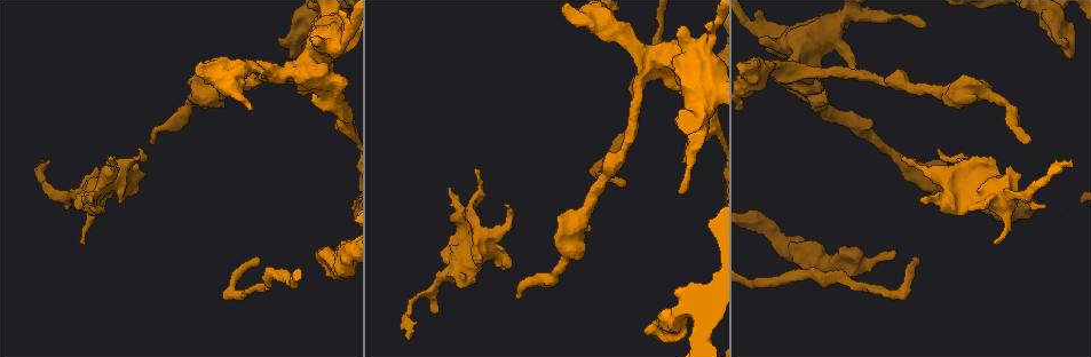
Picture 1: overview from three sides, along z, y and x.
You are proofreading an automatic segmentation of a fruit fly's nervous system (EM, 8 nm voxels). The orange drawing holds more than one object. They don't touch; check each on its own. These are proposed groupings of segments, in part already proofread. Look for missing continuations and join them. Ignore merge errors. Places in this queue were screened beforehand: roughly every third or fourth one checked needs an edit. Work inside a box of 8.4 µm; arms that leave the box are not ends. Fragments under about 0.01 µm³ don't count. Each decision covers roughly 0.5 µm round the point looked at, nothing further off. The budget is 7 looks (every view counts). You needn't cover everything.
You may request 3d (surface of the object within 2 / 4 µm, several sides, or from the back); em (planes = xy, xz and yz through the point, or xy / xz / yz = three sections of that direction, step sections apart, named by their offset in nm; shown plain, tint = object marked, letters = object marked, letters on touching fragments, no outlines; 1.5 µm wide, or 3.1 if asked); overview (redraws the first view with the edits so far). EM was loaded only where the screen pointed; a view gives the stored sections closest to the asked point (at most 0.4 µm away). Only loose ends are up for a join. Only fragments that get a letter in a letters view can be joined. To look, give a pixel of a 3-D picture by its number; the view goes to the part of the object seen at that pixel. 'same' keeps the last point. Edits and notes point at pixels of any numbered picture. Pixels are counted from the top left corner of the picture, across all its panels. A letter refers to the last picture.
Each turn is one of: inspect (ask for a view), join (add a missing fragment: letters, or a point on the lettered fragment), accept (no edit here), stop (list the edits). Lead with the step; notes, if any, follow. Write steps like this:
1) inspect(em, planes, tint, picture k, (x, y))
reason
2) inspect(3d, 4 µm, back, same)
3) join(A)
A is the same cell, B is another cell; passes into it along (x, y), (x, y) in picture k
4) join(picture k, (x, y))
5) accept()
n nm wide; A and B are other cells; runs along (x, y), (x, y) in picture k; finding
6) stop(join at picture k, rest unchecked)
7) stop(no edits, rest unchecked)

inspect(em, xz, step 8, tint, picture 1, (893, 249))
an open end

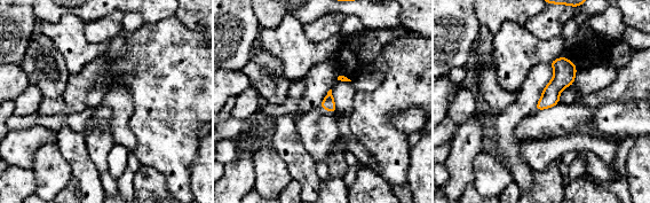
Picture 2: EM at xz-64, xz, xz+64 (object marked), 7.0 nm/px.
inspect(em, planes, letters, same)

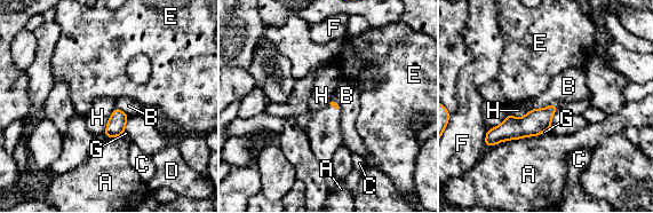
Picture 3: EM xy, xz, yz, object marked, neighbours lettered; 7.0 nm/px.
accept()
A, B, C, D, E, F, G and H are other cells; border along (116, 107), (103, 135) in picture 3; none of them fits

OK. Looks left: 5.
inspect(em, xy, step 8, letters, picture 1, (1071, 164))
branch stops here

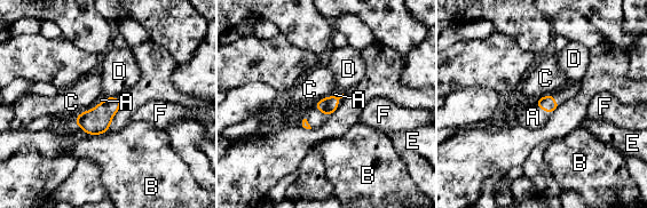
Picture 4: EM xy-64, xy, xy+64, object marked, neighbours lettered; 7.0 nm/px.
join(A)
A is the same cell, B, C, D, E and F are other cells; it goes on there

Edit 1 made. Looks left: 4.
inspect(overview)

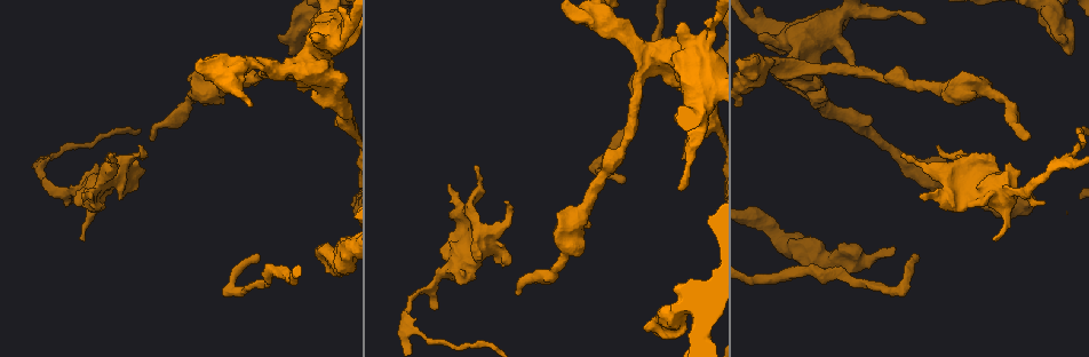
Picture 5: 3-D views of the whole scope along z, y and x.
inspect(em, planes, letters, picture 5, (1029, 139))
branch stops here

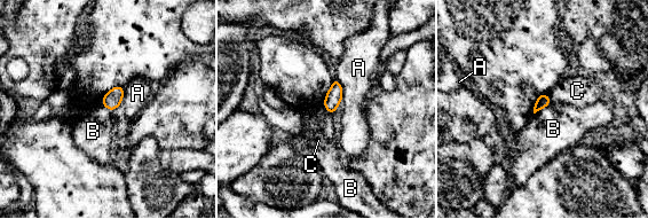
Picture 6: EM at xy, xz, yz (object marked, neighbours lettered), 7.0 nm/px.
accept()
A touches over 170 nm; A, B and C are other cells; border along (550, 102), (535, 114) in picture 6; none of them fits

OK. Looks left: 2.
stop(join at picture 4, rest unchecked)

